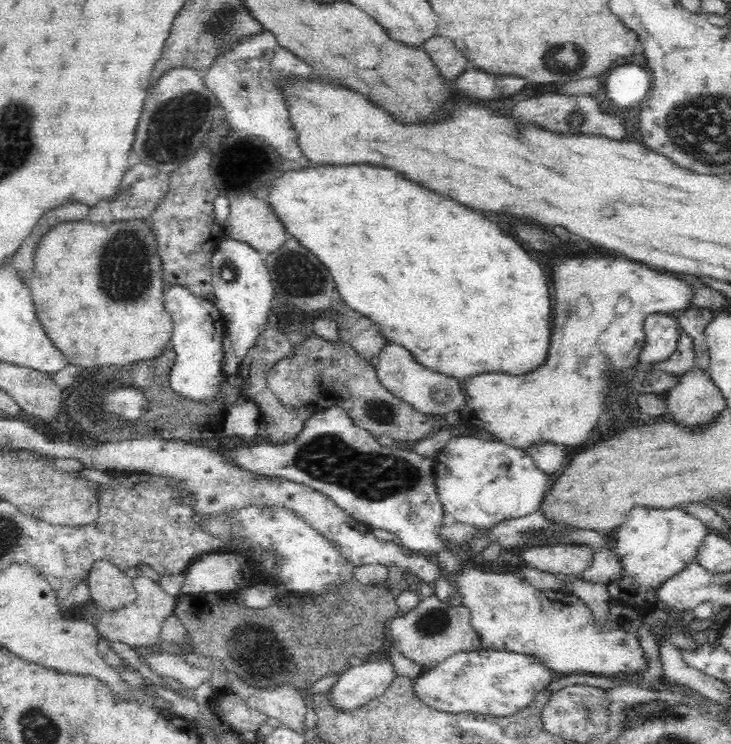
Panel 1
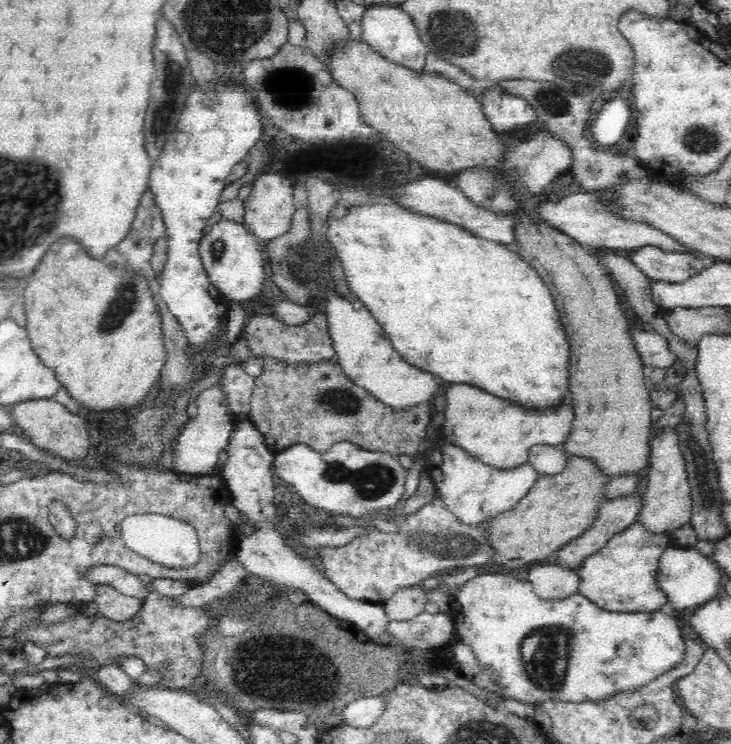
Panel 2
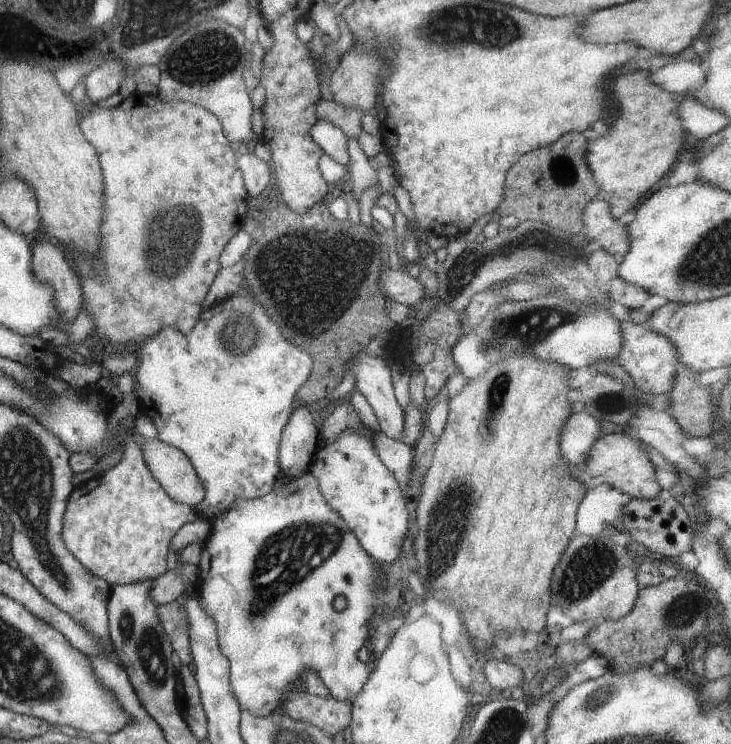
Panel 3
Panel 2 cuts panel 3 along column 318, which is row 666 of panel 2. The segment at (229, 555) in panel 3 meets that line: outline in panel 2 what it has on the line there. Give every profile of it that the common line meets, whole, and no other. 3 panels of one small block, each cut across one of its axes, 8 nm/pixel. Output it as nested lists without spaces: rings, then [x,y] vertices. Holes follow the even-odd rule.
[[[506,574],[478,575],[476,578],[464,582],[464,586],[458,592],[450,595],[450,599],[450,614],[453,615],[456,629],[455,634],[458,642],[472,647],[476,659],[480,661],[480,665],[482,667],[488,667],[498,677],[498,682],[496,683],[498,683],[500,693],[504,693],[504,699],[516,699],[528,704],[540,704],[548,699],[564,702],[601,701],[602,699],[607,699],[615,695],[617,692],[636,690],[646,683],[656,680],[664,672],[676,668],[685,658],[686,645],[683,639],[683,631],[680,631],[678,622],[672,616],[668,616],[668,614],[664,614],[664,612],[660,612],[659,610],[630,613],[607,611],[596,606],[594,602],[580,593],[572,594],[572,596],[562,598],[562,600],[544,600],[533,591],[532,584],[529,581],[522,582],[522,580],[516,580],[512,576],[506,576]],[[626,642],[633,646],[633,655],[630,658],[622,659],[618,655],[618,648]]]

